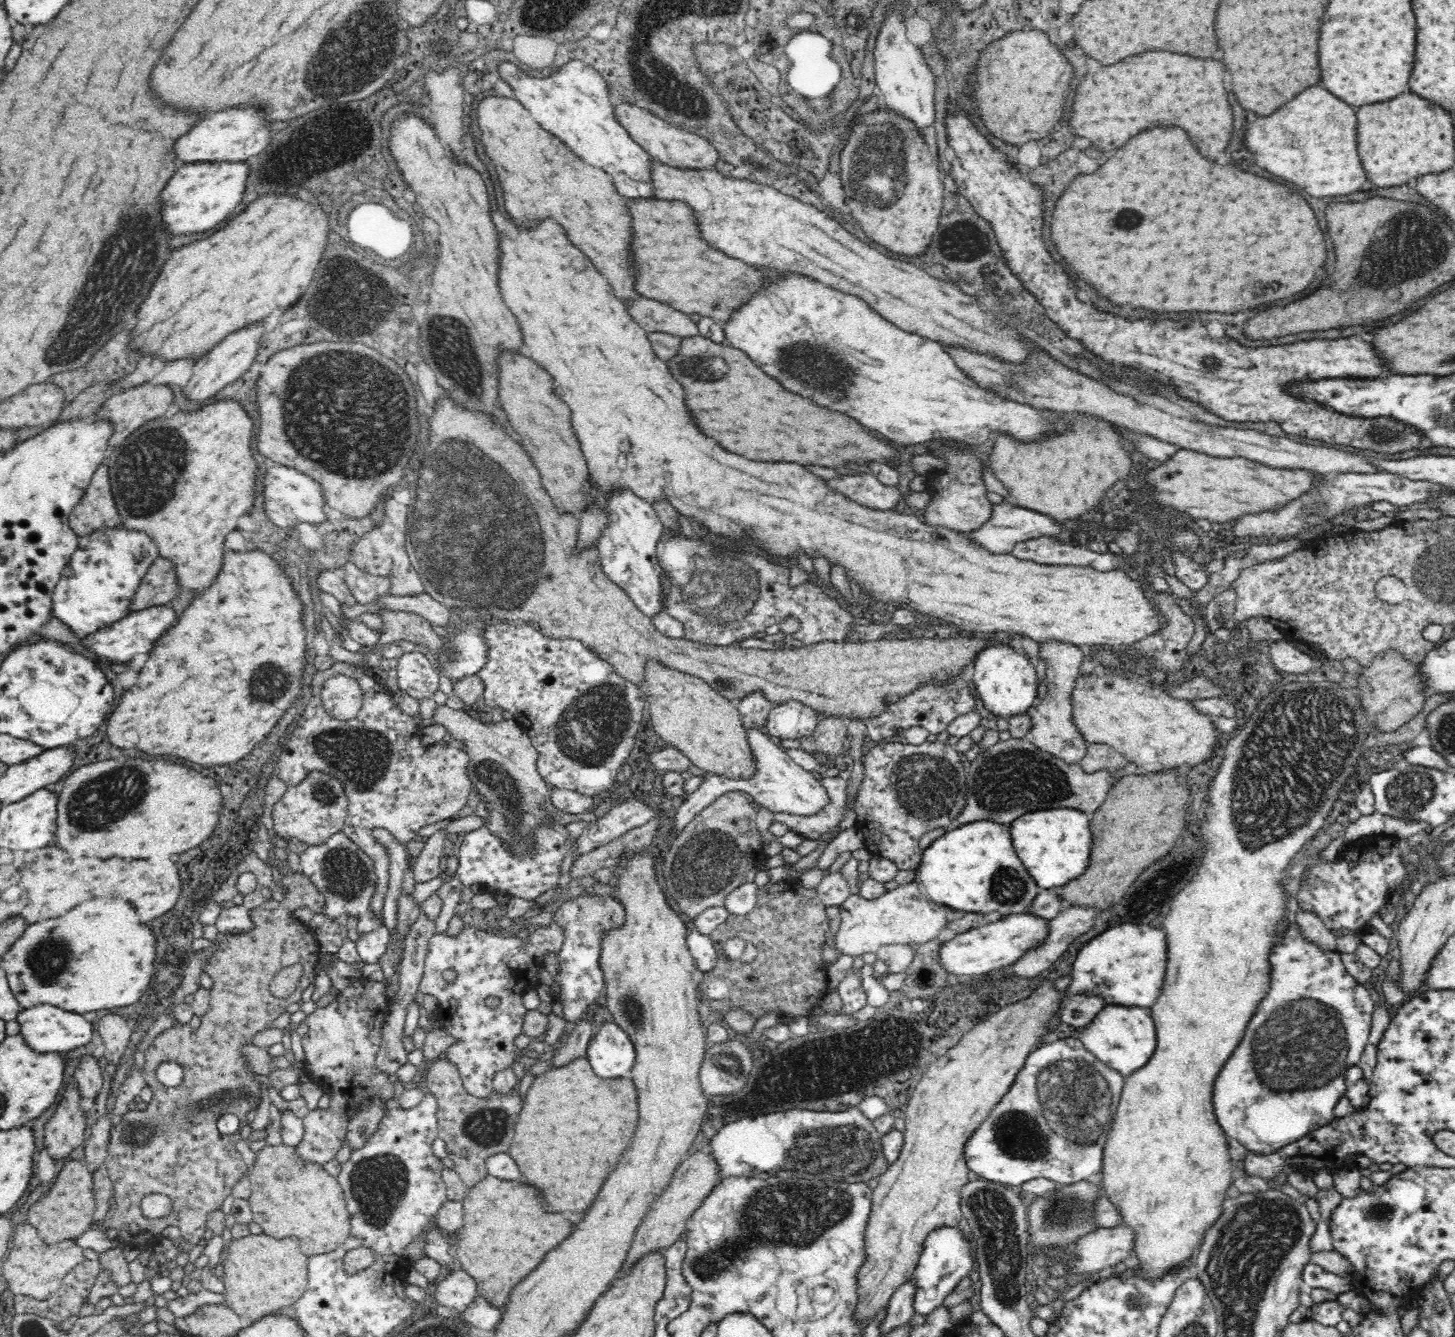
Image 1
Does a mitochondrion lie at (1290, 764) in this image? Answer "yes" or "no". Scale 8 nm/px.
yes

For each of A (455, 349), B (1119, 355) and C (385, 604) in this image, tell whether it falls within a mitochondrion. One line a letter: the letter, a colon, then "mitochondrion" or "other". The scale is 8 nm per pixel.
A: mitochondrion
B: other
C: other

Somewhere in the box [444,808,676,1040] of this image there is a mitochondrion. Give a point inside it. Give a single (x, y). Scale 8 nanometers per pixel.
(632, 1006)

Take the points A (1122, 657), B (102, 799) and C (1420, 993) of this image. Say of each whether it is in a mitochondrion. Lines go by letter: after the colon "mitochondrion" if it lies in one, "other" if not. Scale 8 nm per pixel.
A: other
B: mitochondrion
C: other

